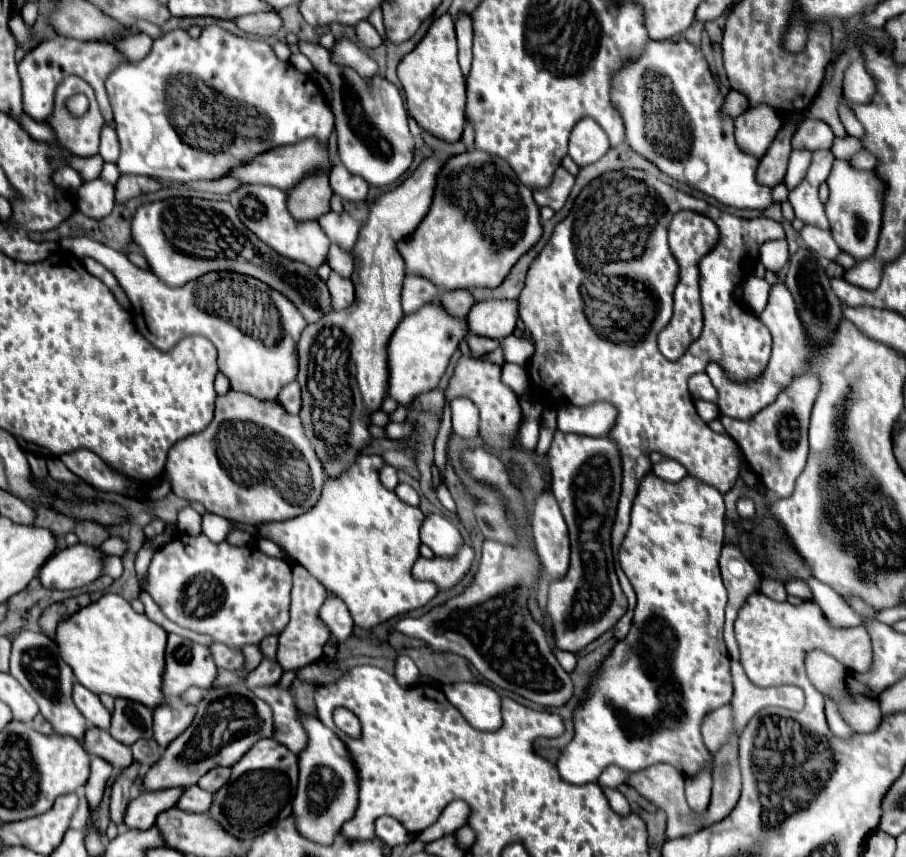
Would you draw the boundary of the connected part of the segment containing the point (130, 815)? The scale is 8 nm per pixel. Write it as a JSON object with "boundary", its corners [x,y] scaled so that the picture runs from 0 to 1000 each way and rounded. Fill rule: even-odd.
{"boundary":[[[200,918],[182,921],[182,923],[158,923],[153,930],[142,935],[140,946],[136,951],[136,965],[153,967],[153,970],[169,965],[171,953],[178,946],[193,942],[200,923],[202,923]]]}

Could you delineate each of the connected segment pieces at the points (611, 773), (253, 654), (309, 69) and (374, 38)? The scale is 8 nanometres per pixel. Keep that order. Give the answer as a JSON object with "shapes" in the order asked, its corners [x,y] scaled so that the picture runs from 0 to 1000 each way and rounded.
{"shapes":[[[[670,895],[666,902],[663,902],[663,907],[661,907],[661,914],[666,916],[666,918],[672,918],[672,921],[681,921],[685,914],[690,914],[692,911],[692,904],[690,904],[690,900],[688,897],[683,897],[683,895]]],[[[279,753],[279,755],[273,755],[273,769],[270,769],[270,785],[281,781],[284,776],[288,774],[288,762],[286,762],[286,755]]],[[[323,62],[323,67],[319,69],[330,83],[334,83],[334,85],[345,85],[345,76],[341,74],[341,69],[337,67],[337,64],[332,64],[332,62]]],[[[407,25],[394,27],[392,39],[394,39],[394,46],[396,46],[403,55],[418,55],[418,53],[423,50],[421,43],[418,43],[418,39],[412,34],[412,29],[409,29]]]]}

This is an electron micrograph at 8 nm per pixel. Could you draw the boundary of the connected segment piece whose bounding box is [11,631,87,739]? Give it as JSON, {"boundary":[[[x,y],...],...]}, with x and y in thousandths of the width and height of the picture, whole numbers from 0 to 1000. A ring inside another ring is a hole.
{"boundary":[[[21,736],[14,743],[12,788],[41,818],[45,834],[58,846],[61,855],[78,858],[83,862],[92,860],[92,855],[96,851],[96,841],[92,839],[92,834],[87,834],[87,827],[83,825],[81,813],[78,813],[78,806],[81,806],[81,783],[67,769],[65,757],[63,757],[61,748],[54,741],[50,741],[45,736]]]}

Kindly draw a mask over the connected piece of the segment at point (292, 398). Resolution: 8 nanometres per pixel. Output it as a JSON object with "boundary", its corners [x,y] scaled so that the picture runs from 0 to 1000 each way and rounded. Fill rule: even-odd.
{"boundary":[[[328,445],[319,447],[317,452],[310,454],[310,459],[306,461],[306,468],[310,470],[310,475],[317,480],[317,482],[323,482],[328,484],[330,482],[330,475],[332,475],[332,452]]]}

